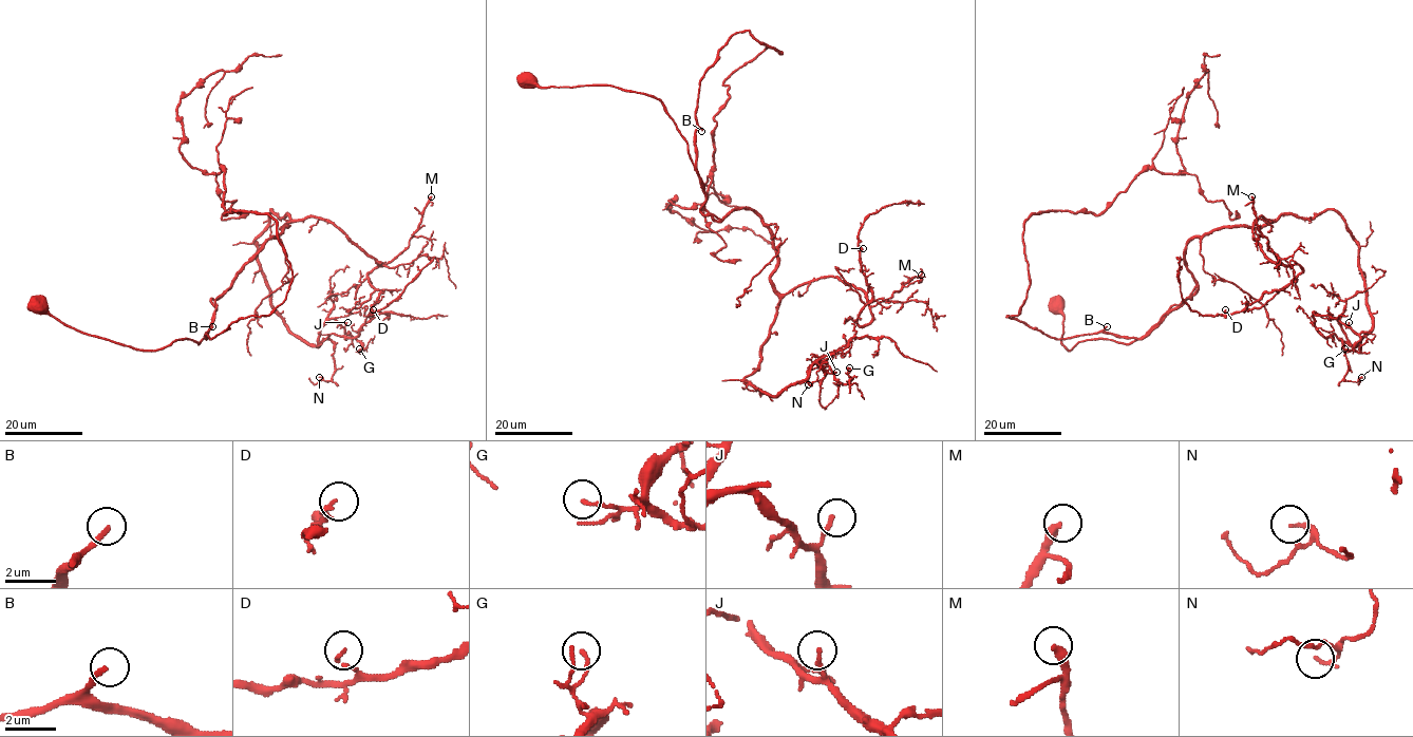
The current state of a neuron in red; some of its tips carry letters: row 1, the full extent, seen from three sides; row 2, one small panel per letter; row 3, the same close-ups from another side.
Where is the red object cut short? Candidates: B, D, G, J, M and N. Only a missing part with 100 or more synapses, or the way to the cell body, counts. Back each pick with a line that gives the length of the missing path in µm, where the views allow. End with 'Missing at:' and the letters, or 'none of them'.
B: Missing length about 150 µm
Missing at: B

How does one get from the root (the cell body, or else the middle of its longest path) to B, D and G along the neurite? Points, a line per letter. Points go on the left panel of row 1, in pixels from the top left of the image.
B: (39, 302), (53, 316), (77, 331), (139, 350), (158, 350), (181, 339), (191, 339), (199, 343), (212, 326)
D: (39, 302), (135, 348), (199, 343), (240, 269), (317, 216), (383, 264), (368, 275), (373, 309)
G: (39, 302), (135, 348), (199, 343), (288, 226), (271, 209), (271, 307), (315, 345), (335, 319), (359, 348)

